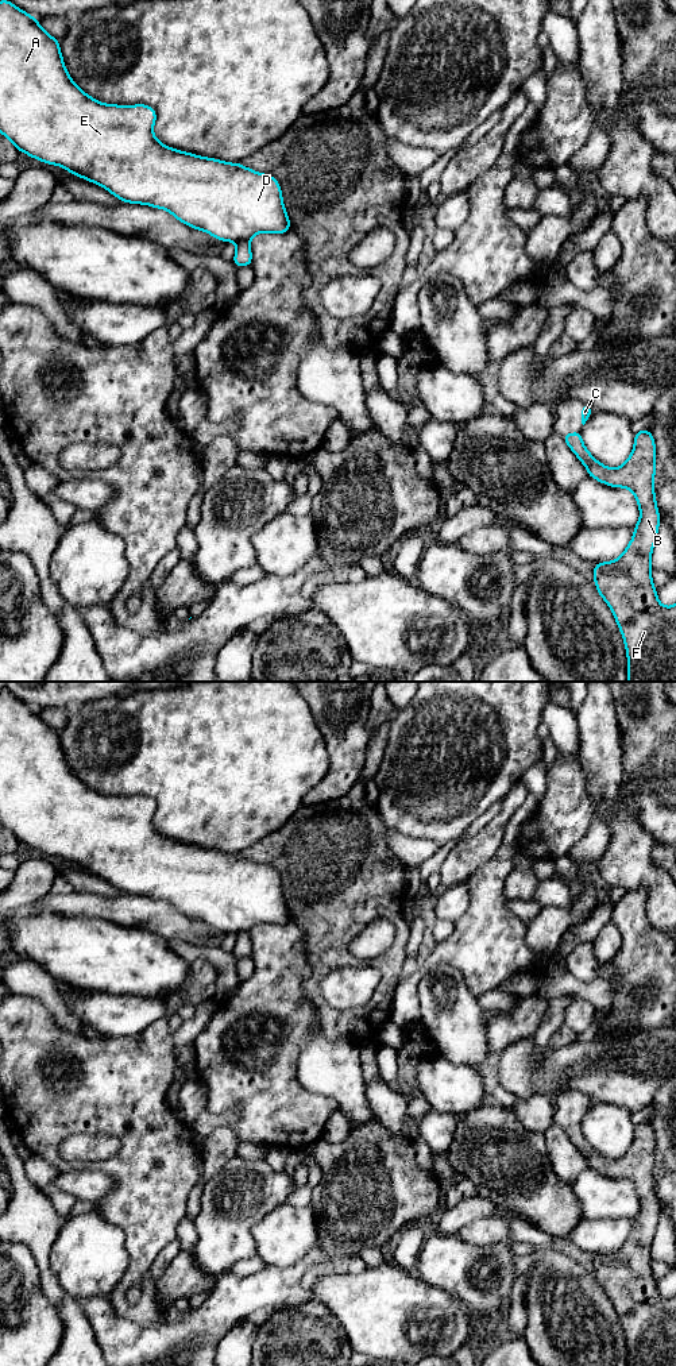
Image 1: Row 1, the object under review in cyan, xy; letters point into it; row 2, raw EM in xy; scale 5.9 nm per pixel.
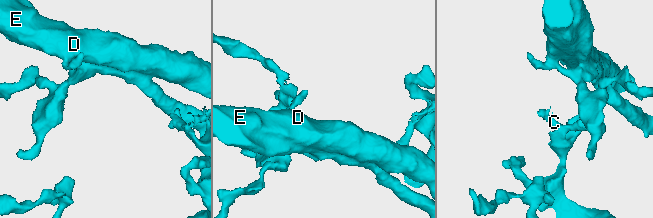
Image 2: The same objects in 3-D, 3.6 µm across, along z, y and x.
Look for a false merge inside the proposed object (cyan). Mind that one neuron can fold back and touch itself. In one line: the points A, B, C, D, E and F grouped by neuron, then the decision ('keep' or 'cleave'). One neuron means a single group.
A D E / B C F; cleave

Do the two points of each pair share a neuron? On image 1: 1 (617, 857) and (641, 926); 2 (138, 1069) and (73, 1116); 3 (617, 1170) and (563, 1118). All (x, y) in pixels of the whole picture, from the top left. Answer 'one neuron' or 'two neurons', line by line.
1: two neurons
2: one neuron
3: one neuron

